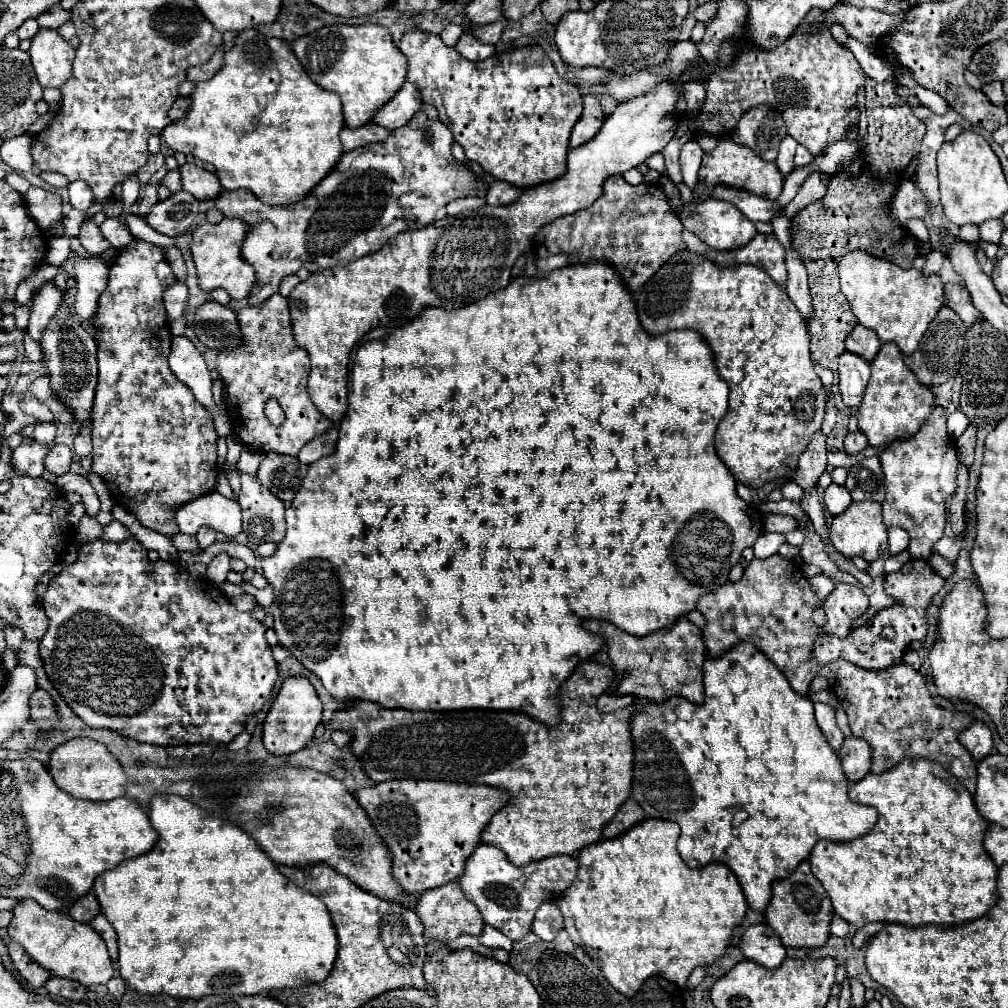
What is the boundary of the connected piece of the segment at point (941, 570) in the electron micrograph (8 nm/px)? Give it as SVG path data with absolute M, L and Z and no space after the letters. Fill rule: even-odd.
M931 554L929 564L931 564L931 568L933 568L933 570L935 570L935 572L937 572L941 578L951 576L951 572L953 572L953 562L949 562L949 560L941 558L939 554Z

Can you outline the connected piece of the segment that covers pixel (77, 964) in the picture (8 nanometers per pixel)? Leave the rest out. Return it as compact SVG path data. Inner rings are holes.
M21 900L13 912L15 916L9 924L9 938L21 944L31 960L41 964L53 976L71 978L85 986L107 984L113 978L113 964L107 946L89 924L79 924L63 912L47 912L45 908L39 908L35 900Z

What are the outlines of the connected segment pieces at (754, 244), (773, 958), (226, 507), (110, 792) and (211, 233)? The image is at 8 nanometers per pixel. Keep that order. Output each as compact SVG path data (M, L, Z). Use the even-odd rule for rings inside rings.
M683 228L683 240L689 250L711 258L719 266L755 264L763 268L779 286L785 286L785 280L787 280L785 250L775 238L775 234L757 234L747 246L737 248L737 250L711 250L687 228Z
M753 924L745 930L739 950L747 960L753 960L765 968L777 968L785 960L785 944L767 924Z
M209 492L187 504L179 504L175 508L175 522L179 532L185 534L195 534L199 526L211 526L227 536L237 536L241 532L241 508L235 500Z
M89 738L69 740L51 752L51 762L47 768L55 778L57 786L75 798L103 802L103 800L125 796L125 788L127 788L125 768L101 742L95 742Z
M223 218L219 224L201 222L193 230L191 252L197 266L199 286L203 290L211 292L213 288L225 288L233 300L249 298L257 276L255 270L247 264L247 260L239 256L239 248L243 248L243 236L247 236L247 224L243 224L243 220L227 220L227 218Z

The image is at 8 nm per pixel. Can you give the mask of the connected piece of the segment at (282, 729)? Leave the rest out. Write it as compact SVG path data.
M291 676L283 682L267 718L263 722L263 744L271 754L293 754L303 750L311 740L315 728L321 724L321 700L313 684L305 676Z

